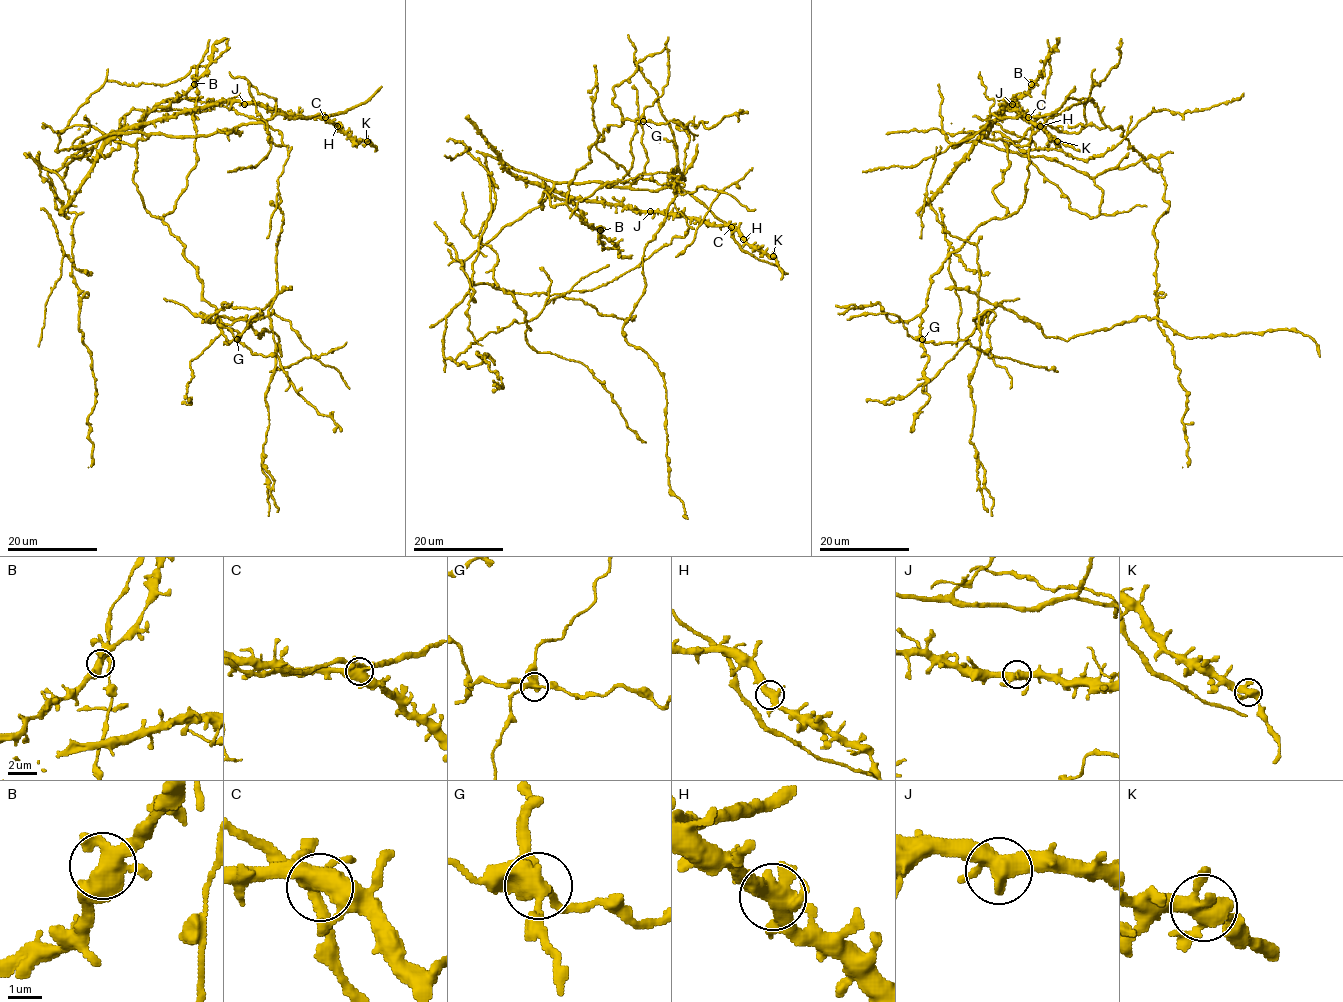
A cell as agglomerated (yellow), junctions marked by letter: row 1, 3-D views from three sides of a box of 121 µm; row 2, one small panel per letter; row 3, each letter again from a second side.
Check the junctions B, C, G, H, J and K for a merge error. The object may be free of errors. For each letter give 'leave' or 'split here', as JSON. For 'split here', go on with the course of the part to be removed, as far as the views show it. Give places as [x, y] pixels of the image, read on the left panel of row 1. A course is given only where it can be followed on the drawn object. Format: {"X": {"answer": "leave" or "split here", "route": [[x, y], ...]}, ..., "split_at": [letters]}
{"B": {"answer": "leave"}, "C": {"answer": "leave"}, "G": {"answer": "split here", "route": [[238, 339], [225, 344], [217, 321], [263, 318], [273, 299], [236, 340], [216, 321], [272, 331], [281, 356]]}, "H": {"answer": "leave"}, "J": {"answer": "leave"}, "K": {"answer": "leave"}, "split_at": ["G"]}

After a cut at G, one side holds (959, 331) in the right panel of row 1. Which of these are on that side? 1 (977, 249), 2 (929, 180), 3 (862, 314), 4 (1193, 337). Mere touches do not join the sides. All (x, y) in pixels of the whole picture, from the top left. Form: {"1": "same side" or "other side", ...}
{"1": "other side", "2": "other side", "3": "other side", "4": "other side"}

